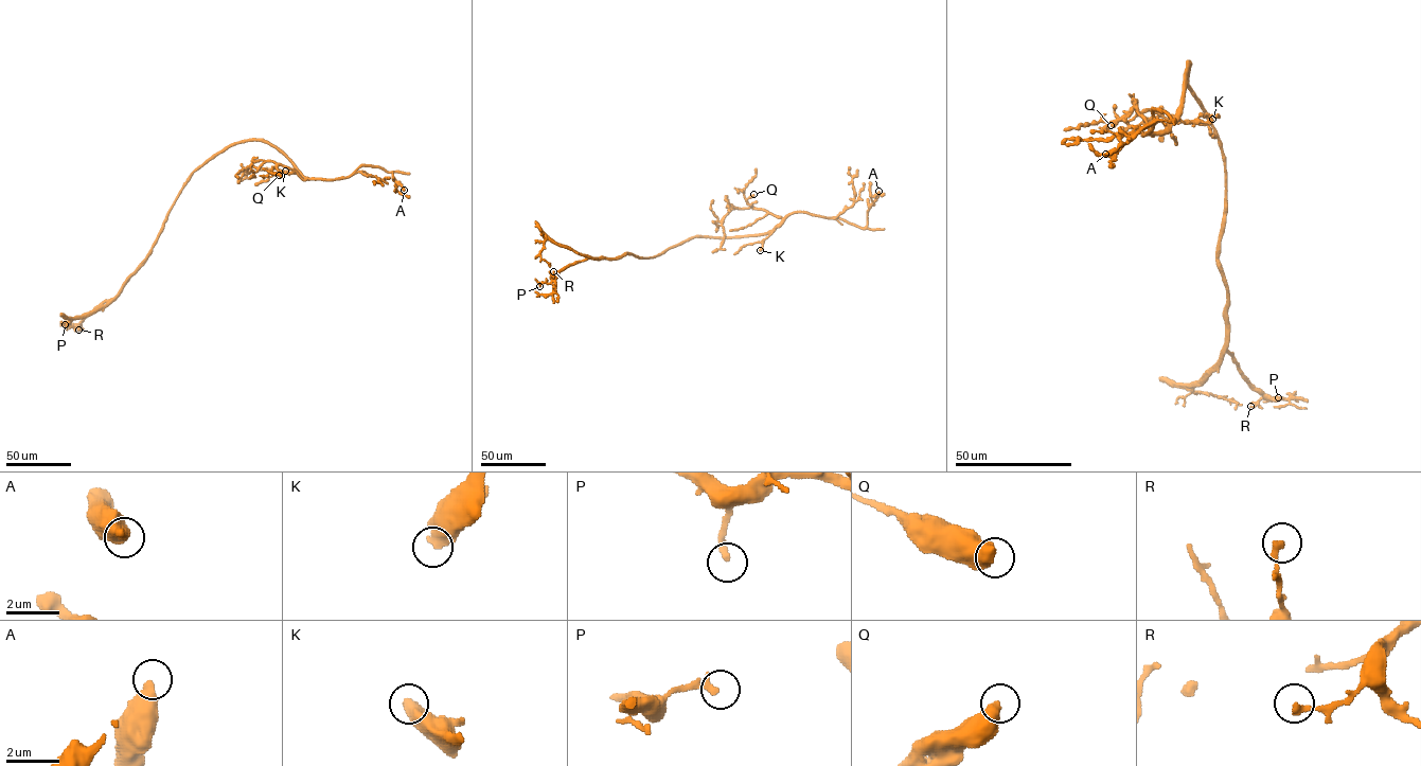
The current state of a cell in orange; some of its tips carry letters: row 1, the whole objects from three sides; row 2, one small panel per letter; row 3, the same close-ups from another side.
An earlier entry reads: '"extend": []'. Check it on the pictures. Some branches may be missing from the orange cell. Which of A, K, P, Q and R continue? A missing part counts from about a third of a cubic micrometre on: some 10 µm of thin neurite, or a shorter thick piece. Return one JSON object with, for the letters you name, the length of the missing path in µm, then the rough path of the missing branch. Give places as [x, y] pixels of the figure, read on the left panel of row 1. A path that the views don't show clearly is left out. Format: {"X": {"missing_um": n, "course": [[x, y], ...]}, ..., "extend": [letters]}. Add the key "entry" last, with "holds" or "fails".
{"extend": [], "entry": "holds"}

